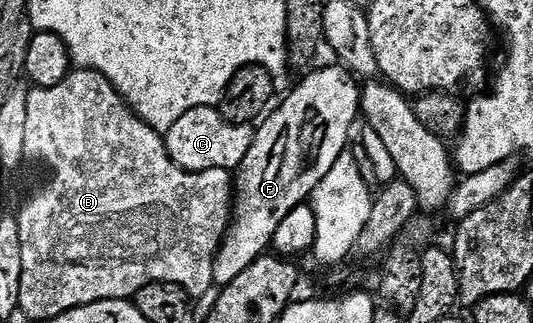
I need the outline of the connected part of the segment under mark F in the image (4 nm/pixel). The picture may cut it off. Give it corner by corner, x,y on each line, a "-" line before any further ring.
334,65
325,66
322,70
310,69
305,74
306,78
282,100
281,107
273,115
270,113
256,127
251,148
235,171
231,221
213,261
213,280
218,287
231,284
231,280
235,280
235,276
239,276
243,268
250,266
270,249
275,228
279,228
279,220
283,220
283,216
287,216
291,208
302,205
321,183
323,176
331,172
335,160
339,160
339,156
346,153
348,146
345,145
349,142
353,121
359,118
361,90
358,79
344,65

